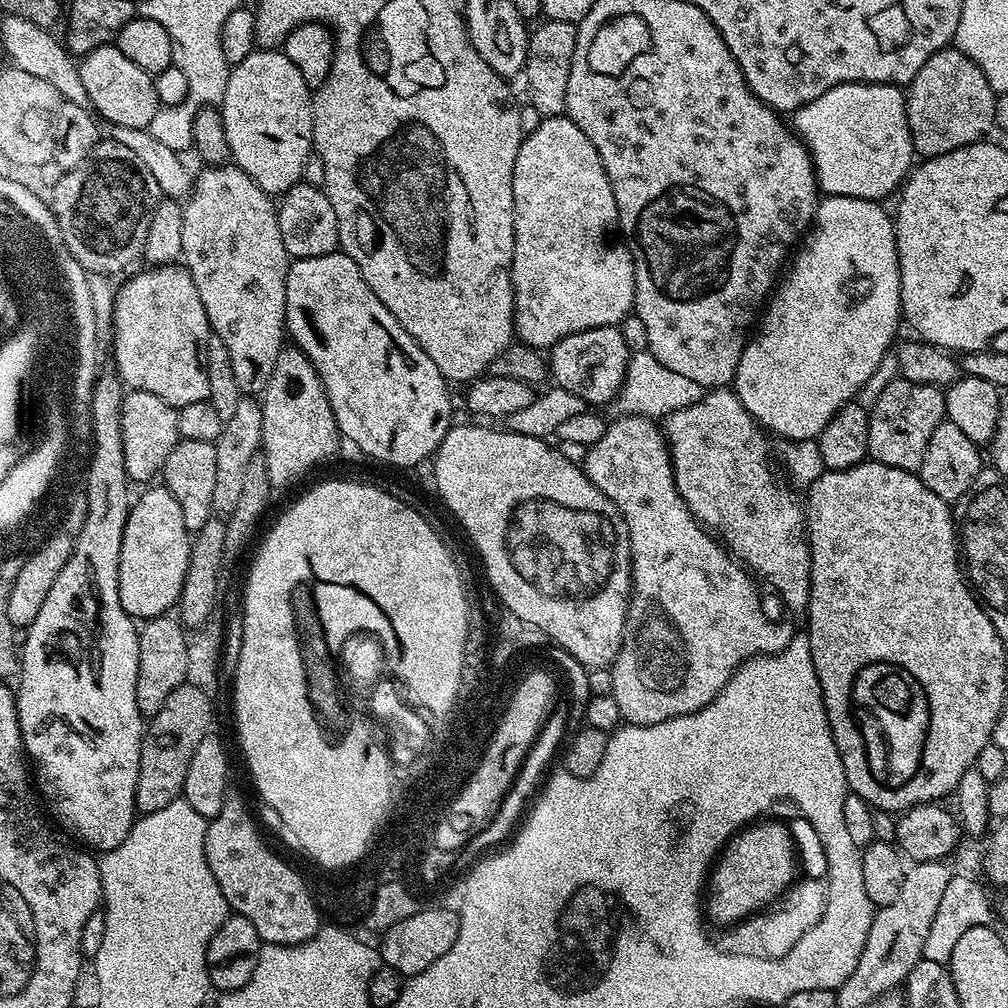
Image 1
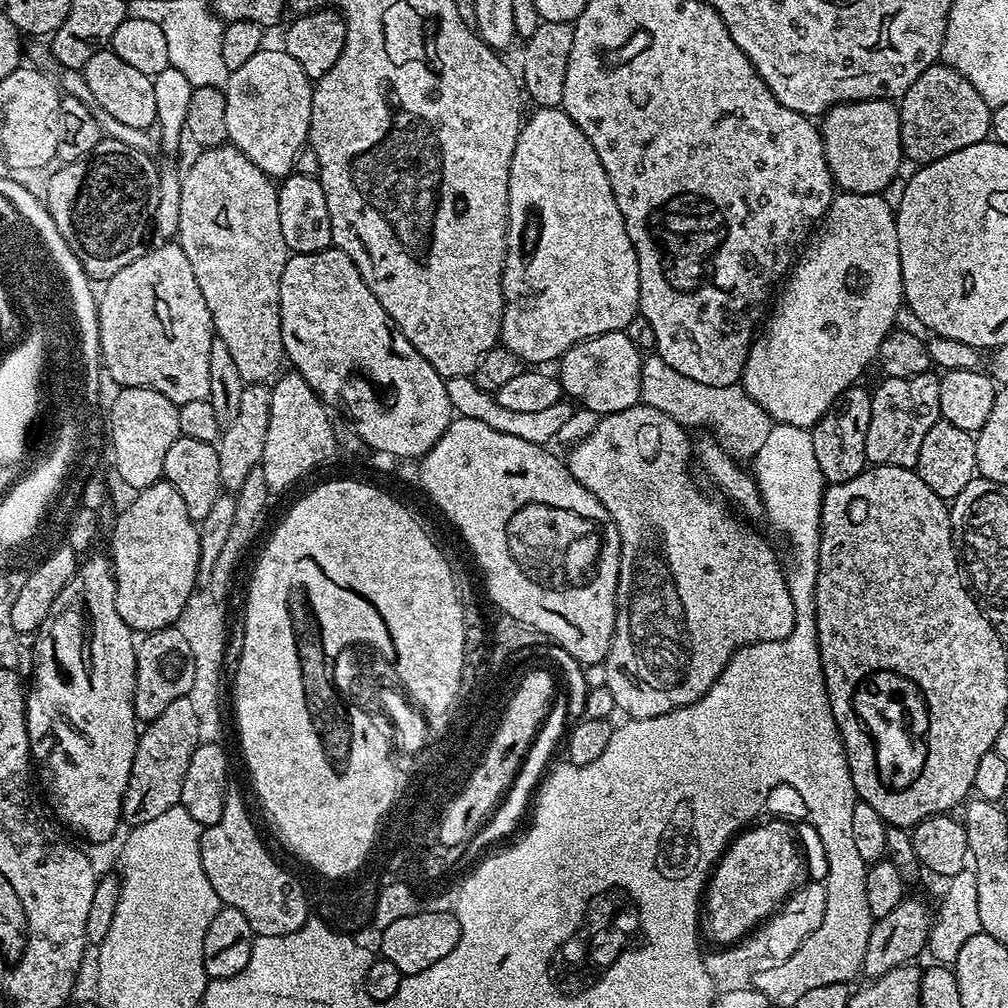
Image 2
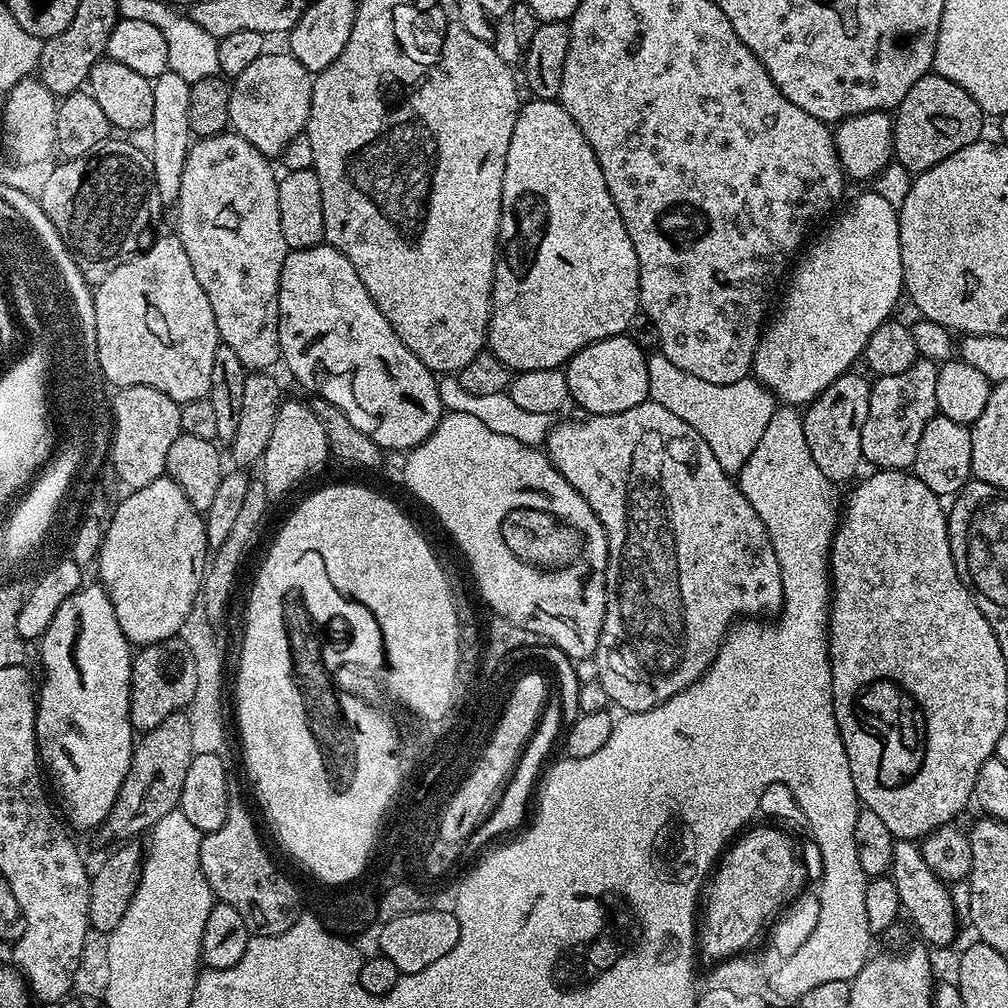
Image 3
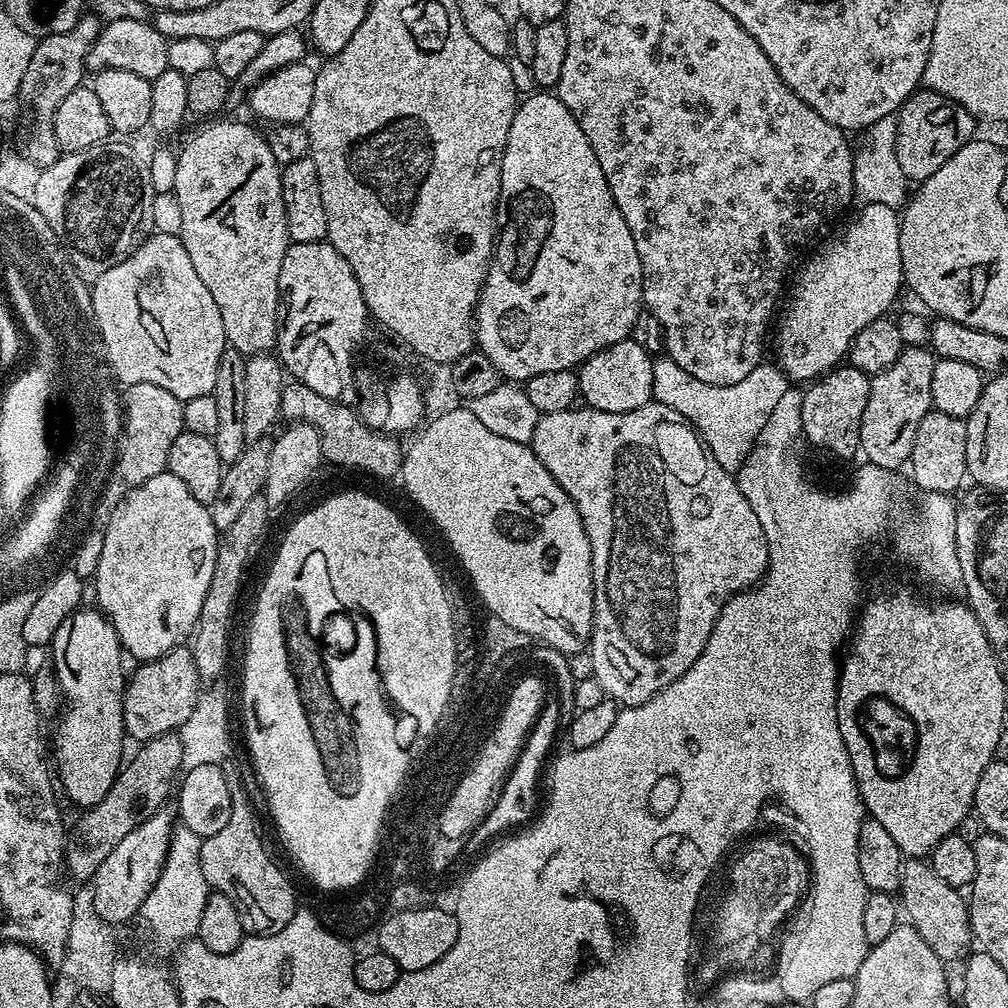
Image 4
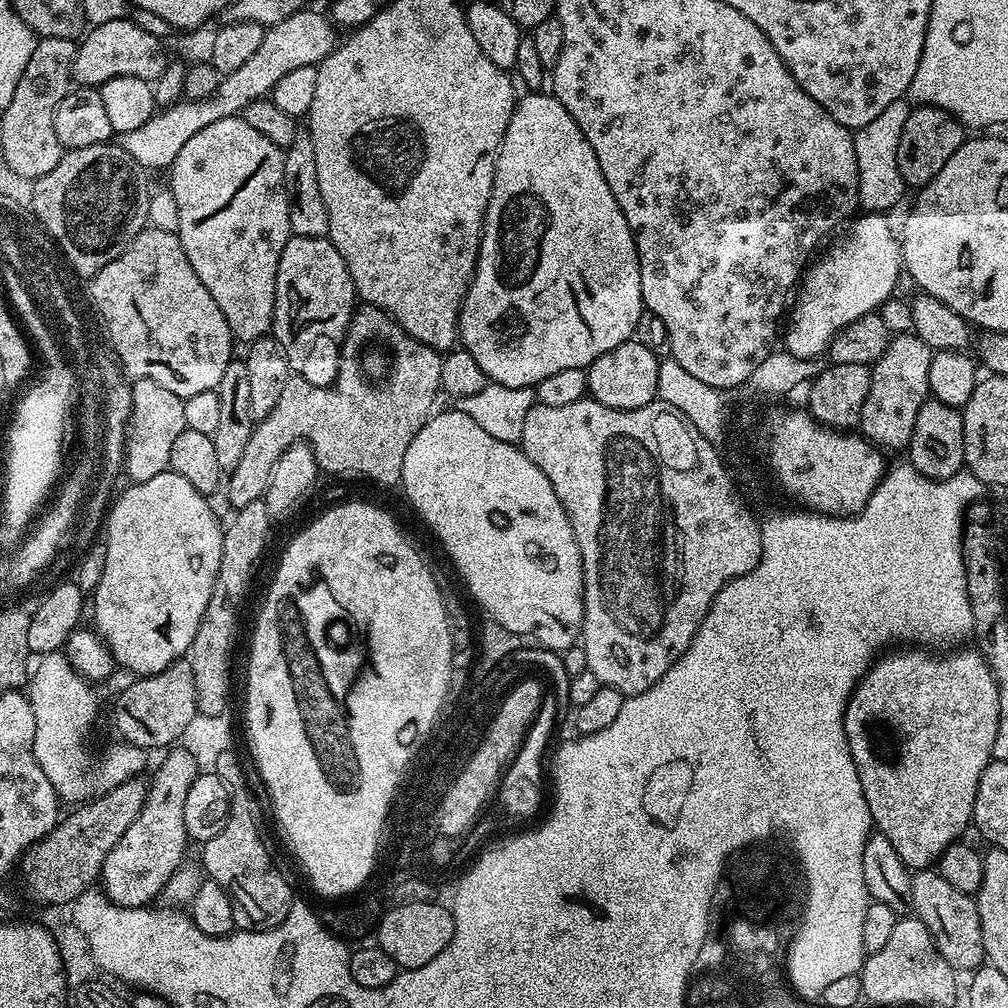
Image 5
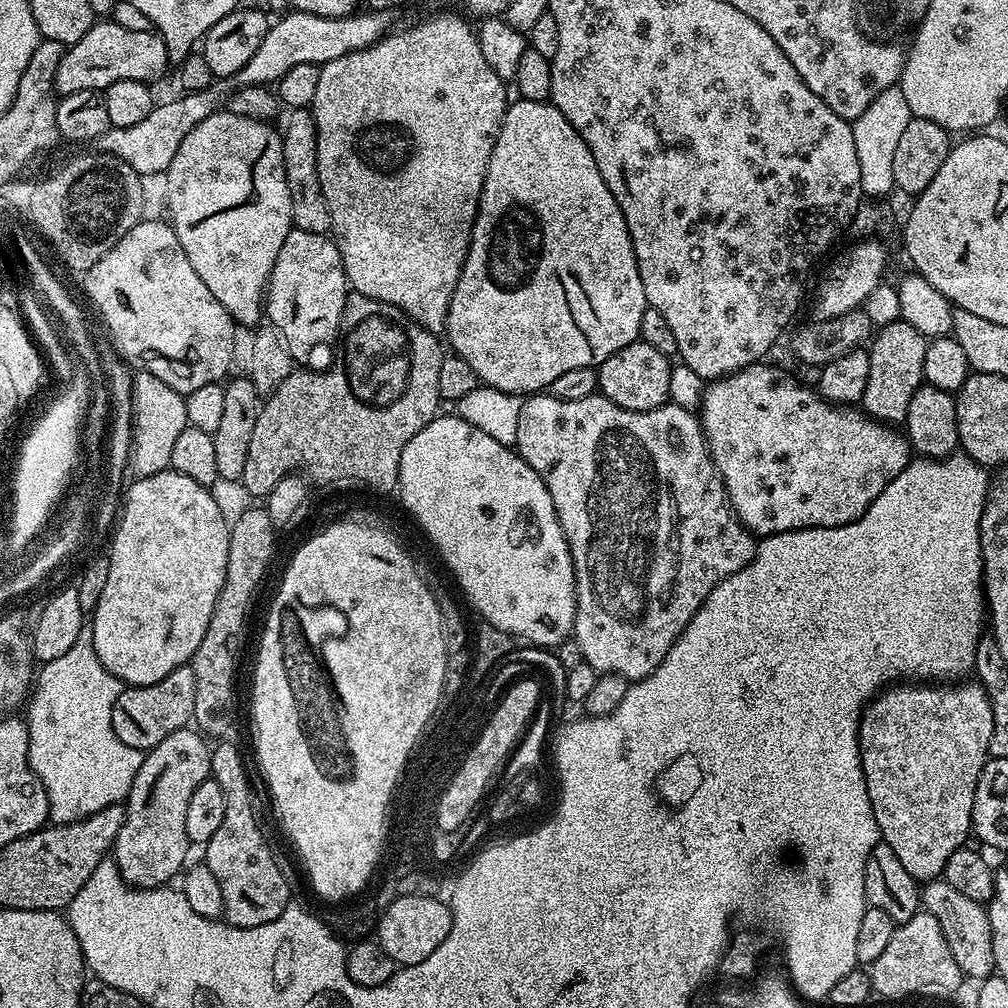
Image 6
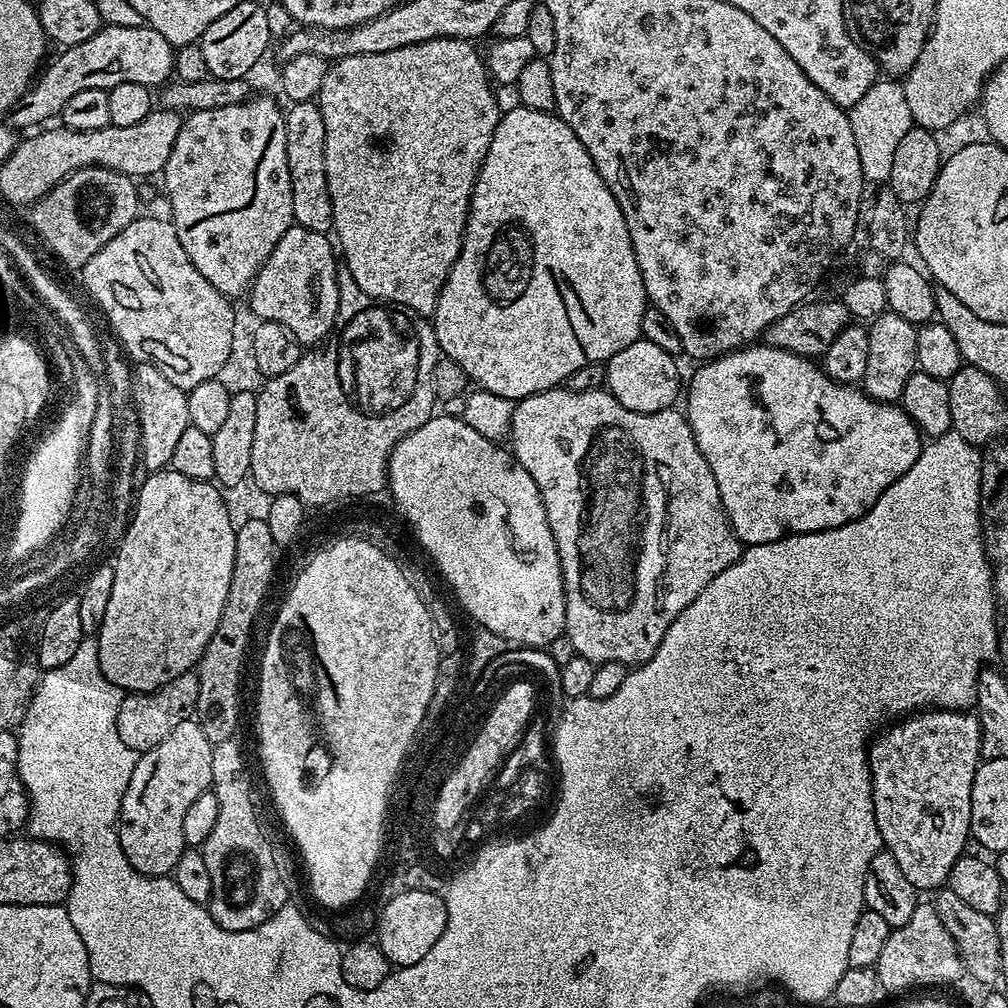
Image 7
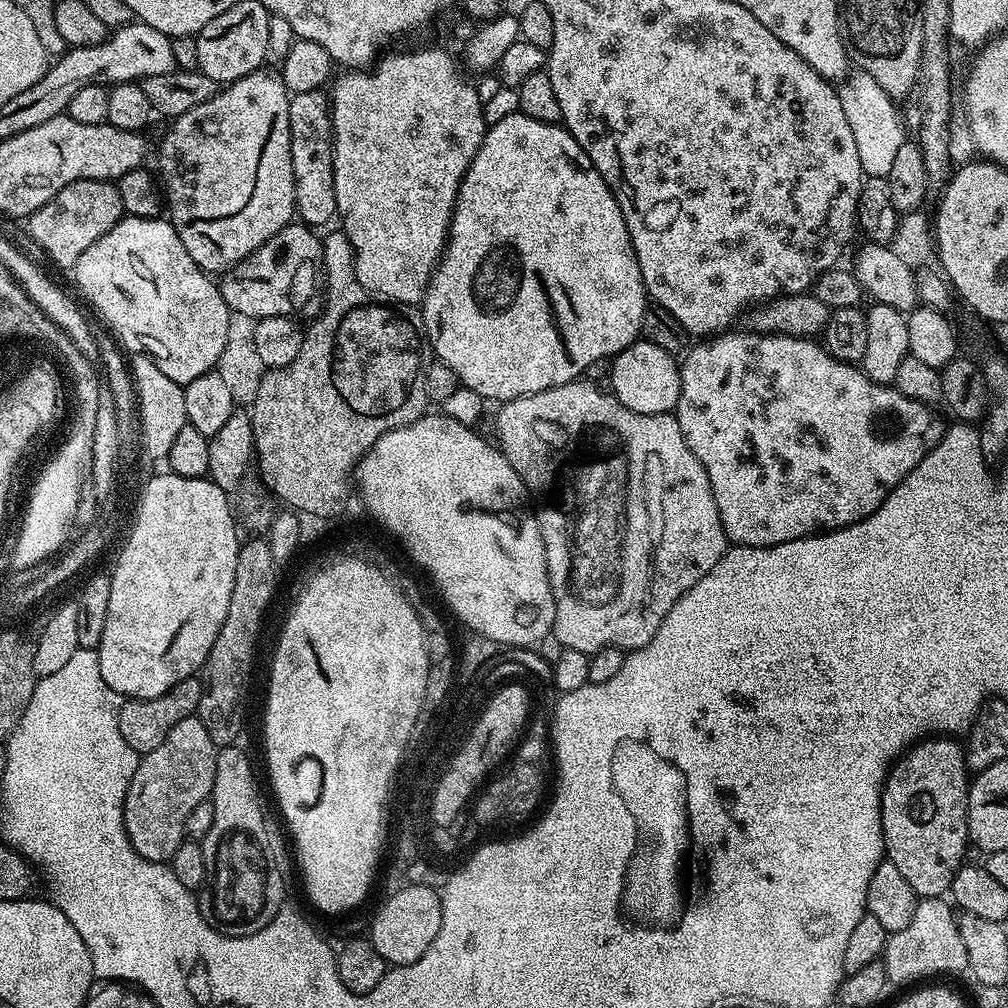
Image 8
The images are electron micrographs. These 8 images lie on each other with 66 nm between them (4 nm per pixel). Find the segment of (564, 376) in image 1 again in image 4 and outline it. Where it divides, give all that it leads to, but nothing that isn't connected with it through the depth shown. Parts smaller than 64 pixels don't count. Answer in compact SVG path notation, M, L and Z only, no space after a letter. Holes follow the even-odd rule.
M631 338L622 342L614 342L614 346L606 346L598 350L589 360L584 361L578 369L580 377L579 399L594 410L606 410L610 414L626 414L630 410L638 410L638 406L653 403L654 390L654 356L653 353L642 350L638 342Z

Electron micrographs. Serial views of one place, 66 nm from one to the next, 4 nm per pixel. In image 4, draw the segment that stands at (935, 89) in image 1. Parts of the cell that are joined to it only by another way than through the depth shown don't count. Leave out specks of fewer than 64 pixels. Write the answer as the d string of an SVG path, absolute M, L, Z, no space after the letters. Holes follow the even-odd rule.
M917 90L900 107L896 116L898 134L896 135L896 157L902 165L902 174L910 182L930 178L944 163L950 162L962 146L969 144L977 135L977 117L972 116L958 102L937 92Z

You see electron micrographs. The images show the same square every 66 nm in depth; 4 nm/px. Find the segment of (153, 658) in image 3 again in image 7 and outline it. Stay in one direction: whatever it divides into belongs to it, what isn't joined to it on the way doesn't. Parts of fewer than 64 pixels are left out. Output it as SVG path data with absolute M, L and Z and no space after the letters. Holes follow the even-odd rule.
M193 670L186 674L178 674L178 678L166 682L161 688L156 688L152 692L134 692L125 695L118 706L116 723L118 738L122 738L122 742L126 742L126 746L130 746L130 750L138 754L148 752L154 746L158 746L158 742L162 742L162 738L166 738L166 734L174 730L174 726L179 726L181 722L195 717L199 693L200 673Z

